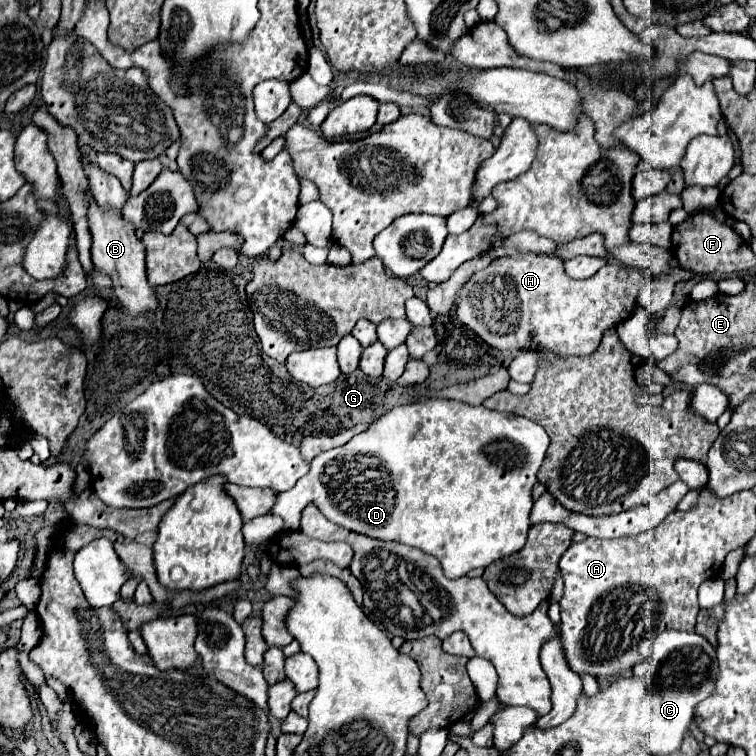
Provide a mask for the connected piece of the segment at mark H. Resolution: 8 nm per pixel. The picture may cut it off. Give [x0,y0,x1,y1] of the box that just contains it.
[457,252,649,356]

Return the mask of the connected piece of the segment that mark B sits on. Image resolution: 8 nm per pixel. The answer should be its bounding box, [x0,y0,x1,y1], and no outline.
[89,200,159,316]

